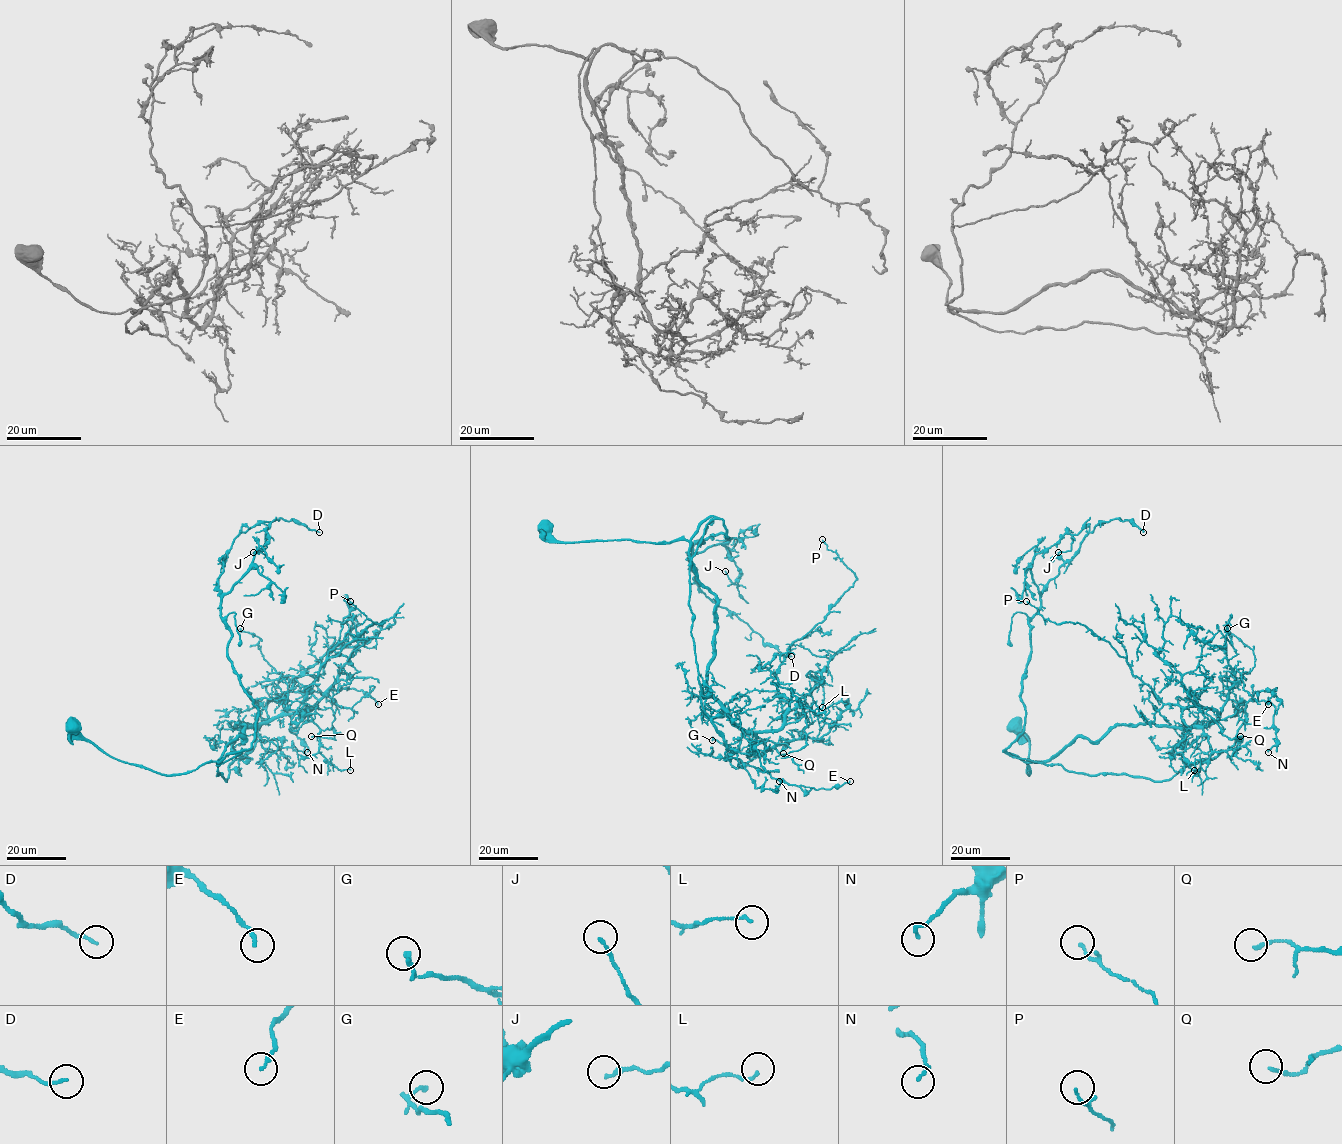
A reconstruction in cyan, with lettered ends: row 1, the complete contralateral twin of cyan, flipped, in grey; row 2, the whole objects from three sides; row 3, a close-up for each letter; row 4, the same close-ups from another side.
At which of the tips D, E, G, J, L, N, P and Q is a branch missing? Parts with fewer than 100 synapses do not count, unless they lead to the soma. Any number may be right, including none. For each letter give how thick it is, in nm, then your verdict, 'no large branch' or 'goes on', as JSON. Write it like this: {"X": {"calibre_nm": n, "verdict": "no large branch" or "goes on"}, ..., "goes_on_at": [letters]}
{"D": {"calibre_nm": 140, "verdict": "no large branch"}, "E": {"calibre_nm": 170, "verdict": "no large branch"}, "G": {"calibre_nm": 170, "verdict": "no large branch"}, "J": {"calibre_nm": 160, "verdict": "no large branch"}, "L": {"calibre_nm": 130, "verdict": "no large branch"}, "N": {"calibre_nm": 150, "verdict": "no large branch"}, "P": {"calibre_nm": 120, "verdict": "no large branch"}, "Q": {"calibre_nm": 150, "verdict": "no large branch"}, "goes_on_at": []}

